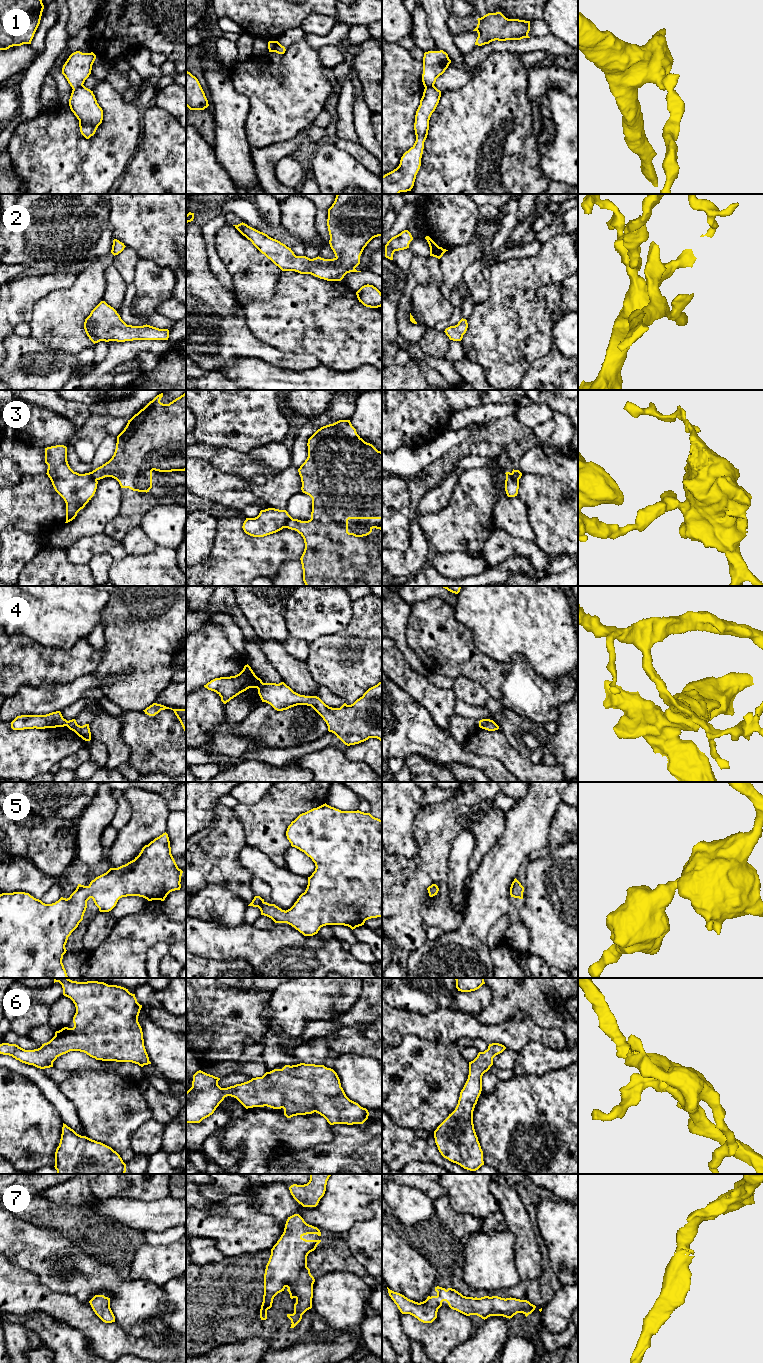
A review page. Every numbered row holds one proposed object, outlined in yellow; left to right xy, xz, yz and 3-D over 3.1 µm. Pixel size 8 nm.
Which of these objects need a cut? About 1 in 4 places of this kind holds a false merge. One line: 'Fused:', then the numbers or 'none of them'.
Fused: 1, 3, 4

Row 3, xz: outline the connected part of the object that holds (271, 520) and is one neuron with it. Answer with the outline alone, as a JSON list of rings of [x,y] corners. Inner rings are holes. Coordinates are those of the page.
[[[268,508],[261,510],[255,518],[246,518],[242,528],[250,536],[264,537],[286,528],[291,518],[286,510]]]

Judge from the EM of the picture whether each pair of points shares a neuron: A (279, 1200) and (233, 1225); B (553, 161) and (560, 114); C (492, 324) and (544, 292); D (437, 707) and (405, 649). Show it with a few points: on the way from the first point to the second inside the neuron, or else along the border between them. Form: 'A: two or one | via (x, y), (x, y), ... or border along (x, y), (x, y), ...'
A: two | border along (243, 1193), (253, 1195), (258, 1210), (278, 1224)
B: one | via (563, 149), (563, 126)
C: two | border along (557, 283), (544, 285), (537, 292), (550, 316)
D: two | border along (401, 656), (425, 676)

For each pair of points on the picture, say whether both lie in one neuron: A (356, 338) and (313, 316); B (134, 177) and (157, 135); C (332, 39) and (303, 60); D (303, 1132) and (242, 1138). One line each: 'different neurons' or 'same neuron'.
A: same neuron
B: same neuron
C: different neurons
D: same neuron

